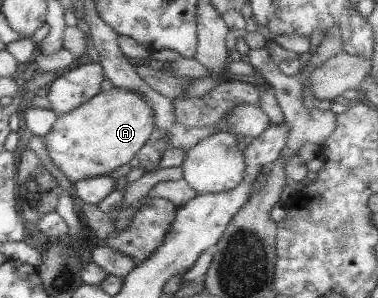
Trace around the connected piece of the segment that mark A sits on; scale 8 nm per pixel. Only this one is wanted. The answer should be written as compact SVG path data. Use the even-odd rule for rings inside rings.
M114 87L67 114L59 114L51 132L43 140L55 166L75 184L109 175L122 164L130 164L157 129L154 116L153 107L140 92Z

